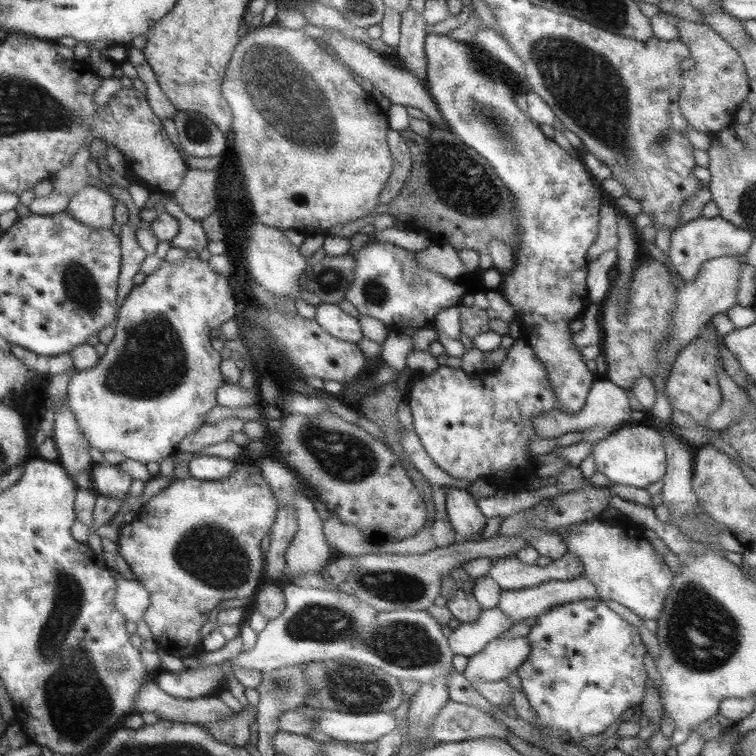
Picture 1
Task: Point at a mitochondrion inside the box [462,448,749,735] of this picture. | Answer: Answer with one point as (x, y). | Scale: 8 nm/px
(701, 634)

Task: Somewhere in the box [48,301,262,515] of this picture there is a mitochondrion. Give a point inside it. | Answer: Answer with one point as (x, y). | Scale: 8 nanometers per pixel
(152, 363)

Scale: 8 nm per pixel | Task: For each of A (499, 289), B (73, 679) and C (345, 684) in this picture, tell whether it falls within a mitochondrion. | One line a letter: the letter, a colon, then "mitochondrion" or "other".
A: other
B: mitochondrion
C: mitochondrion

